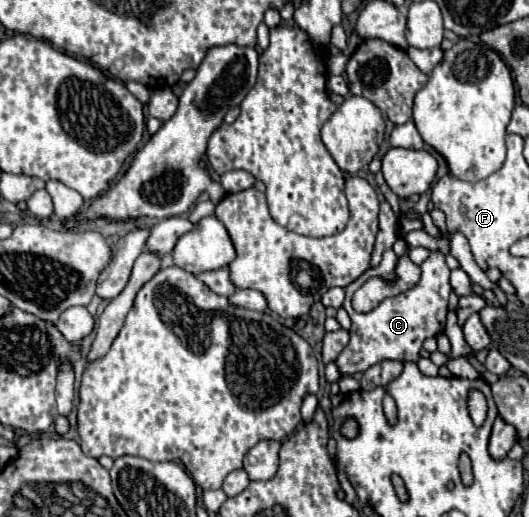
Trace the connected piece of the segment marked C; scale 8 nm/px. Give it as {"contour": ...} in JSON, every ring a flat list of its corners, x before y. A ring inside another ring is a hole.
{"contour":[[432,251,430,257,422,263,422,277,420,277,418,285,414,285,406,293,384,299,376,309,372,309,368,313,354,311,352,309,354,291,360,289,370,277,376,277,376,275,380,275,380,265,370,267,366,273,362,273,362,277,358,277,356,281,352,281,346,287,344,309,348,311,348,315,352,319,350,343,346,345,346,349,336,359,336,365,338,365,338,369,343,375,338,381,340,392,343,395,348,395,360,389,360,383,350,375,364,373,368,367,372,367,372,365,376,365,384,359,402,361,402,363,404,361,418,361,424,341,428,337,436,337,438,333,442,333,442,327,446,323,448,295,450,295,452,287,450,287,450,269,444,263,444,253,442,251]]}

